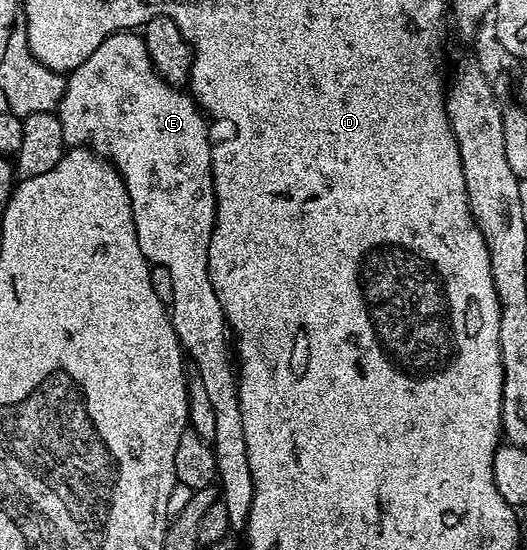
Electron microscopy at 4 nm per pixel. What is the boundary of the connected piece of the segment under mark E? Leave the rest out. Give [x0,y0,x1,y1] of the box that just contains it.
[55,30,253,529]

